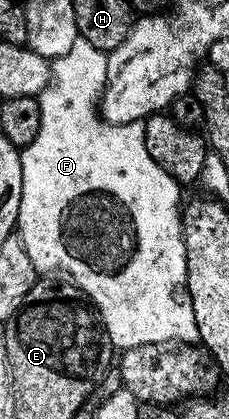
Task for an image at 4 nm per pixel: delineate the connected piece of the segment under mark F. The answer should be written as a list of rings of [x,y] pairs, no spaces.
[[[77,37],[74,45],[62,57],[51,60],[48,84],[38,96],[40,104],[40,124],[38,137],[30,141],[28,147],[20,151],[20,164],[22,165],[22,201],[16,218],[16,231],[22,245],[26,245],[26,253],[30,261],[40,273],[52,273],[57,267],[57,272],[63,273],[77,288],[90,300],[100,316],[103,334],[117,349],[137,347],[147,343],[163,343],[165,345],[192,345],[199,340],[198,325],[194,321],[194,309],[188,292],[188,270],[186,269],[186,245],[184,244],[184,225],[182,222],[182,199],[180,203],[181,184],[170,177],[146,153],[144,140],[144,124],[127,123],[114,125],[106,123],[98,114],[100,95],[106,85],[106,69],[108,56],[103,51],[94,49],[90,41]]]

